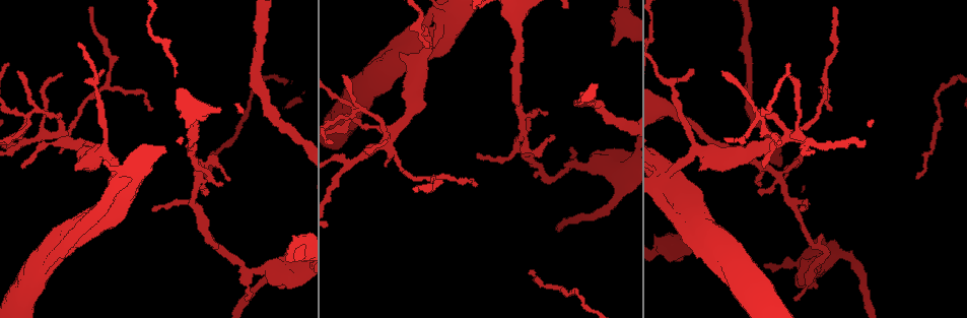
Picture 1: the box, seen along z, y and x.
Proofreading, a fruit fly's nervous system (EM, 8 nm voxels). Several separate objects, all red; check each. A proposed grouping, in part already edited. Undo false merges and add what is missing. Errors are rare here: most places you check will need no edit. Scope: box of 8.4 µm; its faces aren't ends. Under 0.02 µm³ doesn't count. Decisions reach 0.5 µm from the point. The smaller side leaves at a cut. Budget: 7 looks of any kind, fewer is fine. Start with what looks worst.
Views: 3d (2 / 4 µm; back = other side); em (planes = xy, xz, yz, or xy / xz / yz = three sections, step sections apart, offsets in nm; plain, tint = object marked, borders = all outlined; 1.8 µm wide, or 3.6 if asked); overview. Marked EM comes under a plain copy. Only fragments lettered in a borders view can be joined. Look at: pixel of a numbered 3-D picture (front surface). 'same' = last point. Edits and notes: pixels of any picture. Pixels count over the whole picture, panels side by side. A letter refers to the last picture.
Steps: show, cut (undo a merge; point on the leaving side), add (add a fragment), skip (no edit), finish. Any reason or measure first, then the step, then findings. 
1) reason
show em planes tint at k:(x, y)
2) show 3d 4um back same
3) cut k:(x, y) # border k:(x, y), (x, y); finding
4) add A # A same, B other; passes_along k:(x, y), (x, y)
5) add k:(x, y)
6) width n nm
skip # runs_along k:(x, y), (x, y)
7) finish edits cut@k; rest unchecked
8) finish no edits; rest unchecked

sudden change in width
show 3d 2um at 1:(245, 269)

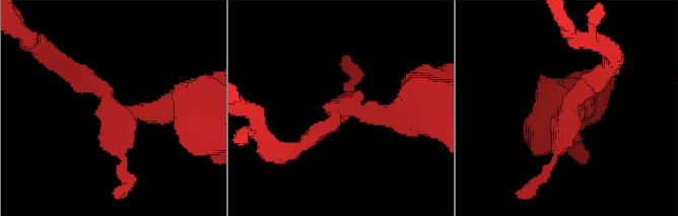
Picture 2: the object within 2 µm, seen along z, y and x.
now the EM
show em yz step 4 tint at 2:(119, 111)

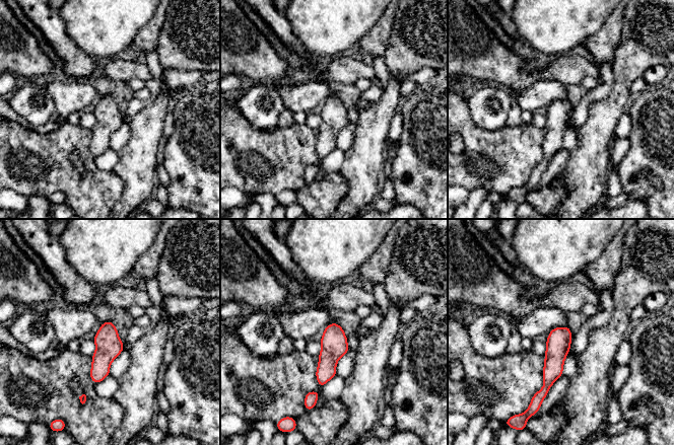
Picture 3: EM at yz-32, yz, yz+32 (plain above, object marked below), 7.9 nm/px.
show em planes borders same

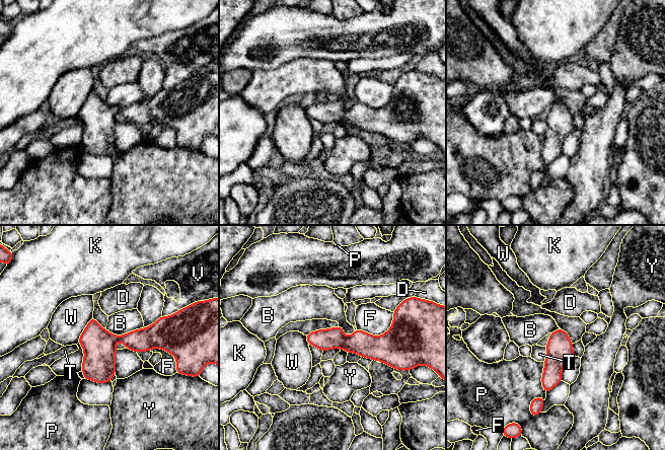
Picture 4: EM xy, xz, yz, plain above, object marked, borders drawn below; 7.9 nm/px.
skip # B other, D other, F other, K other, P other, T other, V other, W other, Y other; border 4:(142, 327), (123, 334), (105, 329); all the same cell

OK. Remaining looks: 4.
abrupt turn
show 3d 4um at 1:(448, 15)

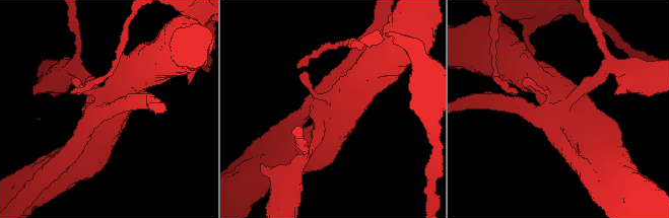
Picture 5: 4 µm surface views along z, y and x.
need the tissue
show em 3.6um xz step 8 tint at 5:(101, 109)

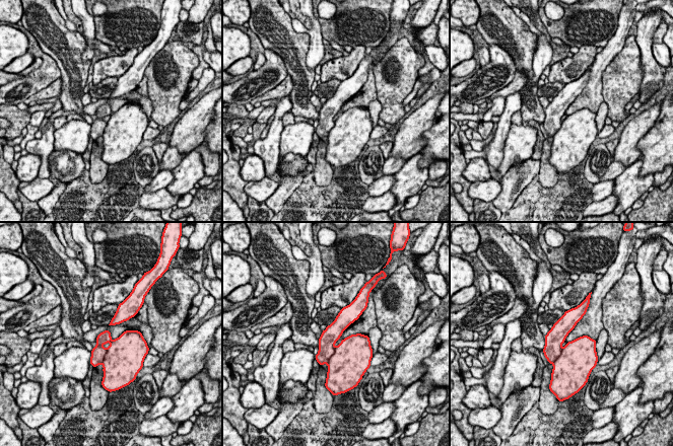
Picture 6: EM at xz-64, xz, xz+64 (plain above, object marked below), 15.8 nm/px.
show em 3.6um planes borders same

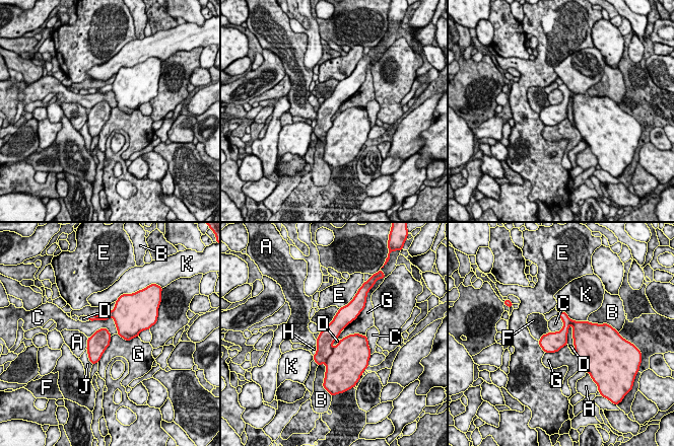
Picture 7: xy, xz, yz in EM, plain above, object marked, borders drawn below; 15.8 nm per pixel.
longest_contact D 500 nm
skip # A other, B other, C other, D other, E other, F other, G other, H other, J other, K other; all the same cell

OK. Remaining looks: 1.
abrupt turn
show em planes borders at 1:(353, 111)

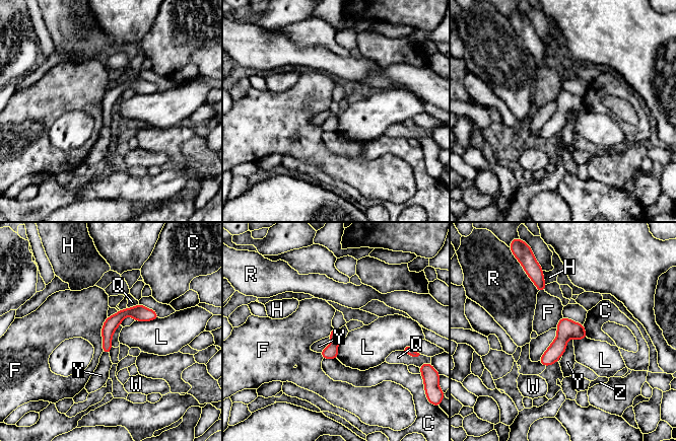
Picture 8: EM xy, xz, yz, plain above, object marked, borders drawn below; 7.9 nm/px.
skip # C other, F other, H other, L other, Q other, R other, W other, Y other, Z other; all the same cell

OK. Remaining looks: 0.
finish no edits; rest unchecked

